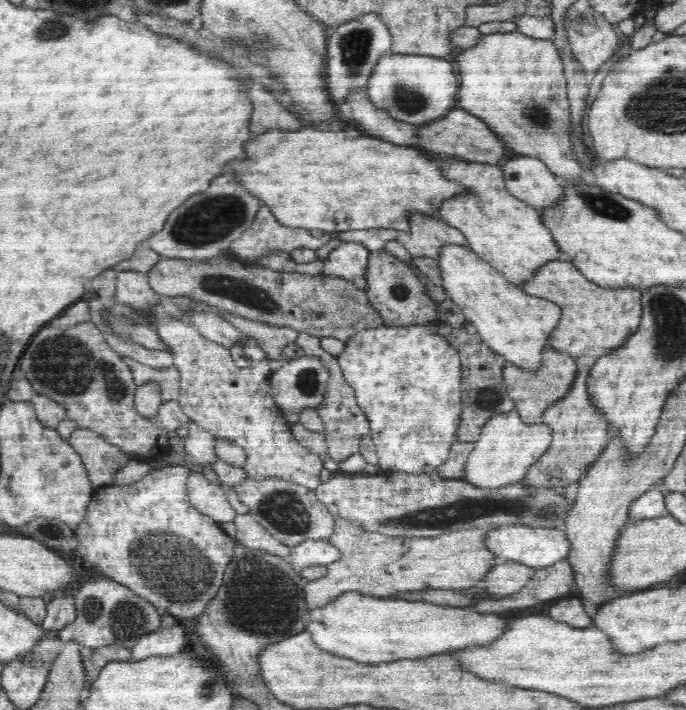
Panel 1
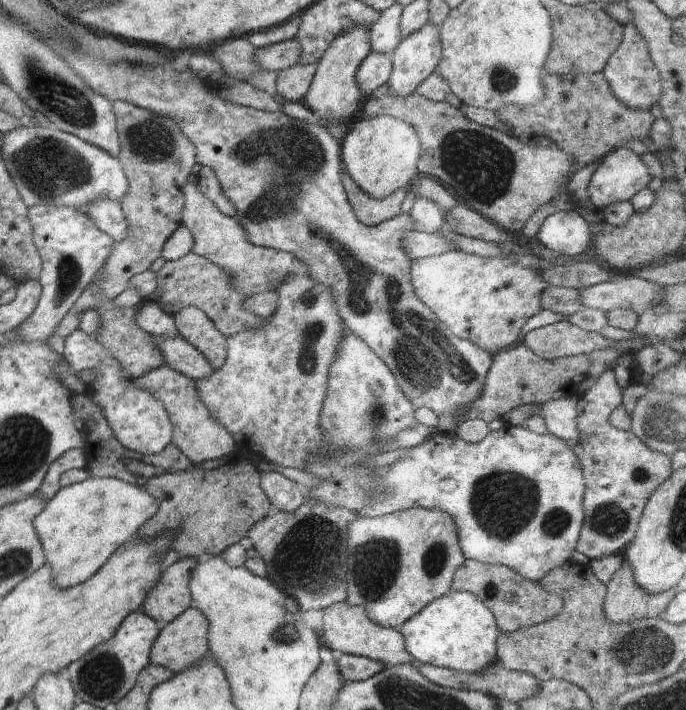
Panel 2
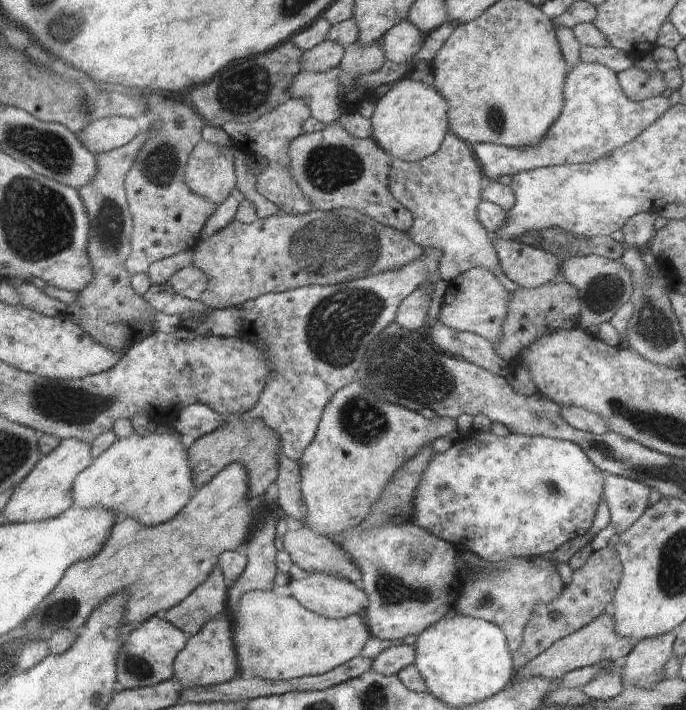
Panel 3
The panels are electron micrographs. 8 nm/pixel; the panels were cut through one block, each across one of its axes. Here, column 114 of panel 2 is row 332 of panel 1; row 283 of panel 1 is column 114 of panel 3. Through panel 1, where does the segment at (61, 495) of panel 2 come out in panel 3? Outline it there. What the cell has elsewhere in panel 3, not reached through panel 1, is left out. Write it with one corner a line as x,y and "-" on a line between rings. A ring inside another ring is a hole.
156,431
146,436
134,433
128,438
116,439
108,450
104,450
75,478
72,486
72,507
106,508
116,512
119,520
136,518
142,526
160,526
172,520
188,504
195,491
188,451
184,450
182,442
176,436
158,434

